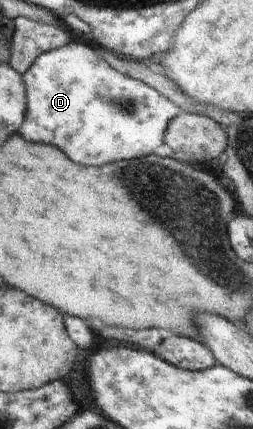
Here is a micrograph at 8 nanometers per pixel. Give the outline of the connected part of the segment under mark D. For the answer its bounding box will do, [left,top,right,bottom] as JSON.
[20,40,184,165]

